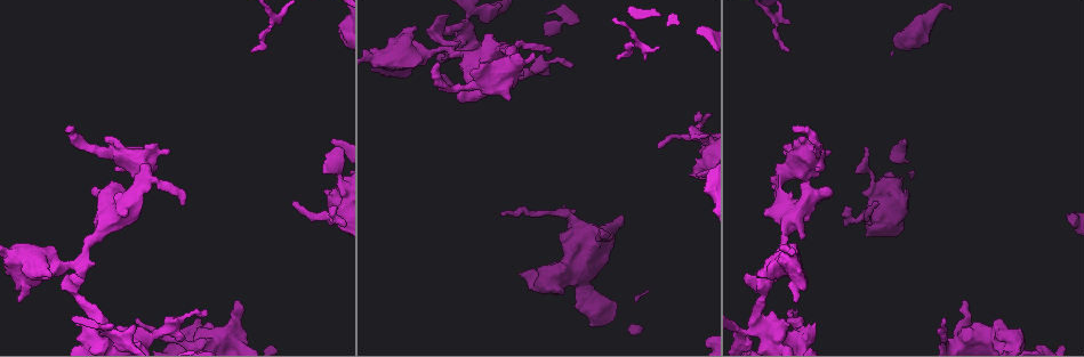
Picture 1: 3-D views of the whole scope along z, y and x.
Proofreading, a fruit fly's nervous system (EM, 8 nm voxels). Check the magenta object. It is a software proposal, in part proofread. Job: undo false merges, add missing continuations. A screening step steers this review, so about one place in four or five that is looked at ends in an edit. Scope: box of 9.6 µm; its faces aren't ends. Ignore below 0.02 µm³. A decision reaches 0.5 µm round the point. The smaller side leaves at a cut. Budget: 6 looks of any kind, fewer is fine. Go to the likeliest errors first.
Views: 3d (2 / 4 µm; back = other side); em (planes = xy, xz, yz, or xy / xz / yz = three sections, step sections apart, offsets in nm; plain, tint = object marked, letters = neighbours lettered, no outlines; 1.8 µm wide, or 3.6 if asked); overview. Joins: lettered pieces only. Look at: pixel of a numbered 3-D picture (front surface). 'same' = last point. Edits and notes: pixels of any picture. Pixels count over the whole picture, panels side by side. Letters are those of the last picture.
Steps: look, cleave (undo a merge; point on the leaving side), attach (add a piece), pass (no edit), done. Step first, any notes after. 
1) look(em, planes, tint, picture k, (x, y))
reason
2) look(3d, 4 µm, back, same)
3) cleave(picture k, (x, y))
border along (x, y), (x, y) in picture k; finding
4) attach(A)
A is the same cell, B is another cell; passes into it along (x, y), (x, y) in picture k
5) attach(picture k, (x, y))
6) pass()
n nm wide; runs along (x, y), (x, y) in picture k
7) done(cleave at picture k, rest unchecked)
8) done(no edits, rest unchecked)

look(em, planes, letters, picture 1, (19, 301))
stops while still wide

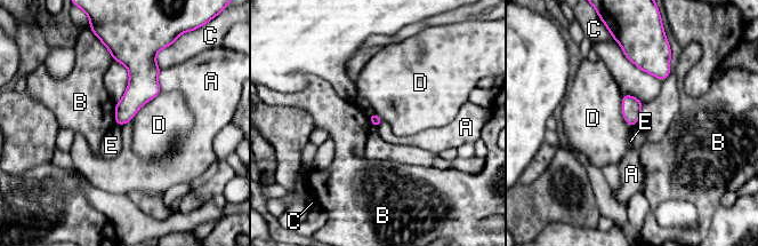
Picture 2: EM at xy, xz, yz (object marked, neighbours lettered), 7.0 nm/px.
pass()
A, B, C, D and E are other cells; border along (161, 69), (158, 76), (160, 90) in picture 2; none of them fits

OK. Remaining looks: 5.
look(em, xy, step 8, tint, picture 1, (71, 126))
branch stops here

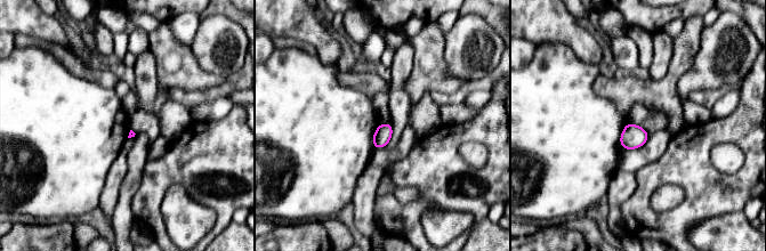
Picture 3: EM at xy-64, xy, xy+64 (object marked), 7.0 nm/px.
look(em, xy, step 8, letters, same)
what lies round it

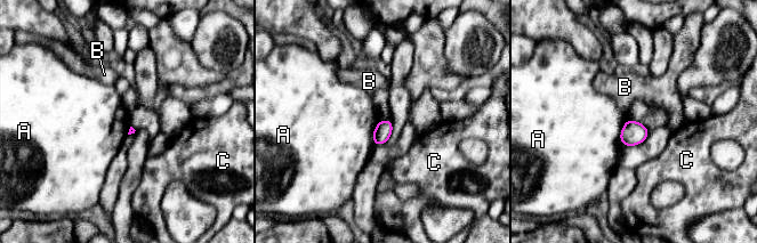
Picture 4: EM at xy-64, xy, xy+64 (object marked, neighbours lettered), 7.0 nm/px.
pass()
A, B and C are other cells; no lettered piece goes on from it

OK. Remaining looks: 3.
look(em, planes, letters, picture 1, (232, 332))
sudden change in width

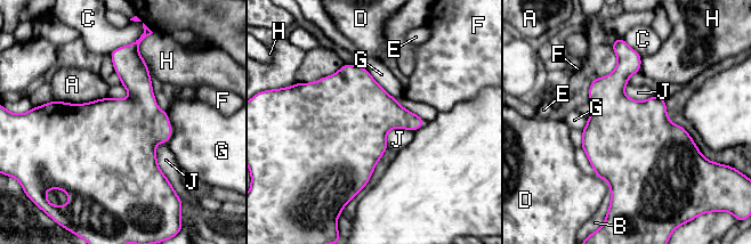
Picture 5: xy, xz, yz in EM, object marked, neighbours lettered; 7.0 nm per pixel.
pass()
A, B, C, D, E, F, G, H and J are other cells; border along (159, 141), (155, 161), (170, 184) in picture 5; continuous, no second cell

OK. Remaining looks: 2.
done(no edits, rest unchecked)

